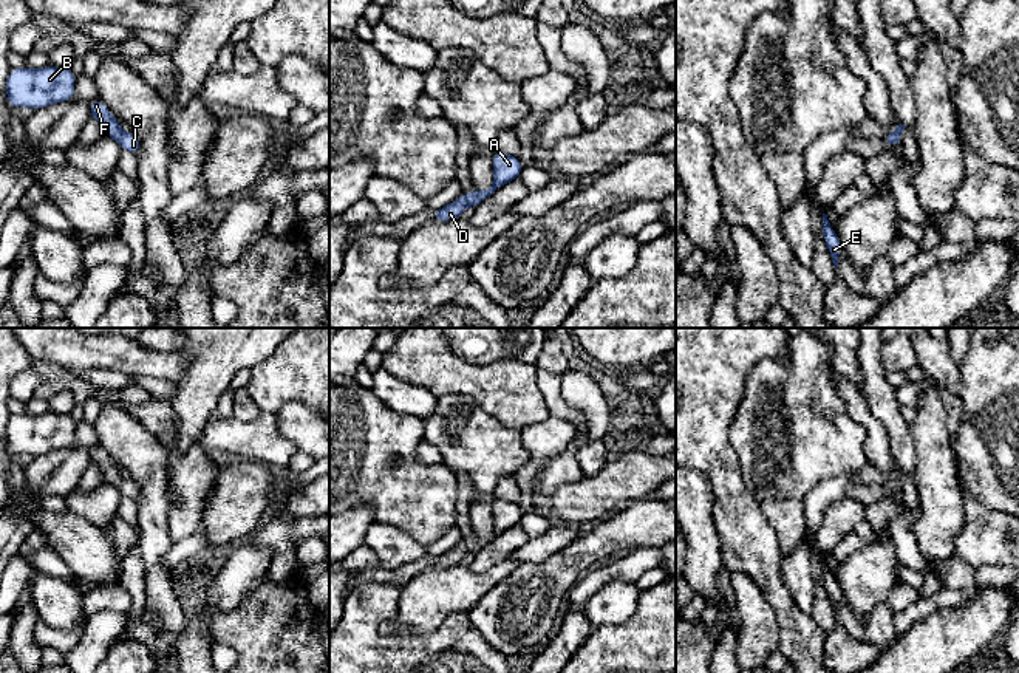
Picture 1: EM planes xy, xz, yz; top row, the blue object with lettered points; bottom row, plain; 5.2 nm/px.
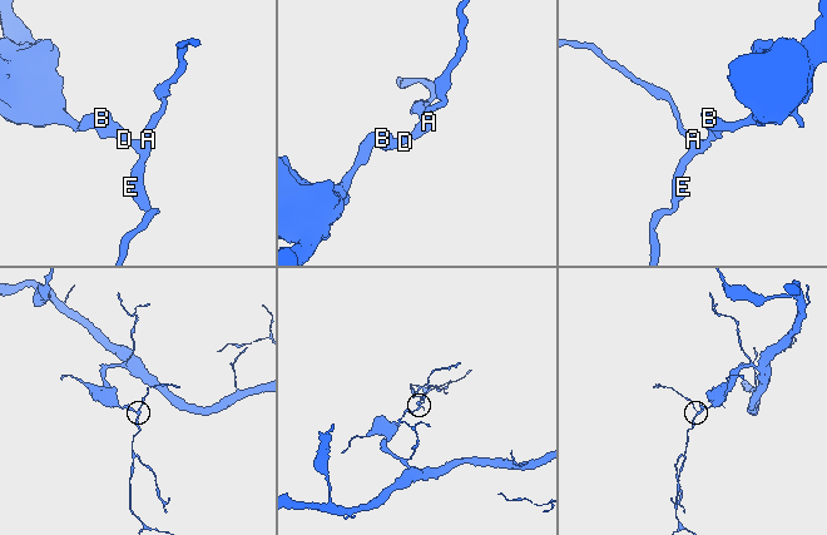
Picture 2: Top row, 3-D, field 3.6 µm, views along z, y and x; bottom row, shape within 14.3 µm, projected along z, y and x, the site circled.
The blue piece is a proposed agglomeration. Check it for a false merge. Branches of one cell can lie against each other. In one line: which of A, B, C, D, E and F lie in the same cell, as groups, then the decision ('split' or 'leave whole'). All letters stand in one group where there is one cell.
A B C D E F | leave whole

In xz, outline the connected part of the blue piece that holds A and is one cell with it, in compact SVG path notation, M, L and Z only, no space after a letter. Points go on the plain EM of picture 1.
M493 498L492 507L493 507L493 528L490 535L487 537L475 535L472 540L462 540L462 543L458 545L456 548L452 548L442 555L433 559L431 565L435 568L448 568L461 565L461 560L467 552L476 554L498 534L510 529L512 526L520 524L521 517L524 515L516 503L507 500Z

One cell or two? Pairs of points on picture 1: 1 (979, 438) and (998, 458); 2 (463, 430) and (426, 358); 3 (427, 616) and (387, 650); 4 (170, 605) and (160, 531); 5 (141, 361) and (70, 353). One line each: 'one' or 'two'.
1: one
2: two
3: two
4: one
5: one

